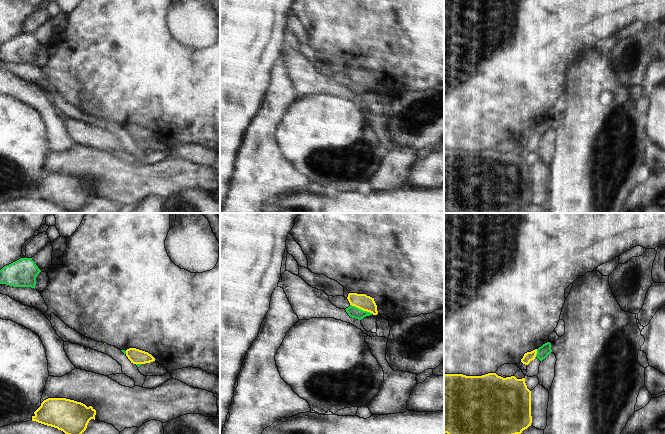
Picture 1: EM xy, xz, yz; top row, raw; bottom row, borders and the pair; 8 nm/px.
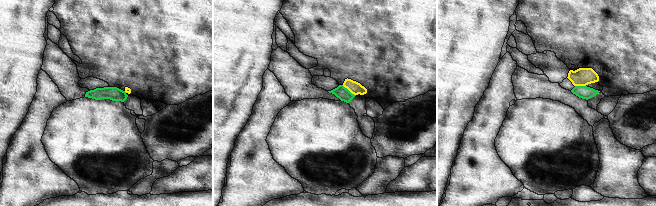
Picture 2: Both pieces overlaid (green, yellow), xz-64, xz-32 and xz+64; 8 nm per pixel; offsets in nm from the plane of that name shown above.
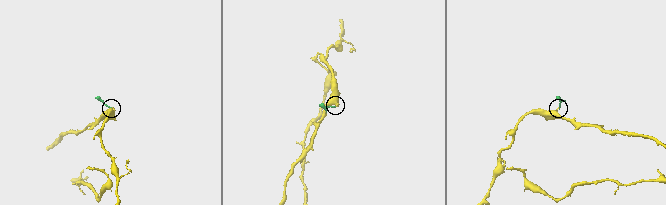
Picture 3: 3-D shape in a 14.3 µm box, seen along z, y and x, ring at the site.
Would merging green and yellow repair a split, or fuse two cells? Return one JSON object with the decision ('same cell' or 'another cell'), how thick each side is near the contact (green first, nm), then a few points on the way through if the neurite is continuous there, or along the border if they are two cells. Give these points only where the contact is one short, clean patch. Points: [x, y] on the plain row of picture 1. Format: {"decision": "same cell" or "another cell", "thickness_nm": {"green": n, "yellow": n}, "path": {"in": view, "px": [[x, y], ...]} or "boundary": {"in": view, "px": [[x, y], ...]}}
{"decision": "another cell", "thickness_nm": {"green": 90, "yellow": 130}, "boundary": {"in": "xz", "px": [[350, 80], [372, 89]]}}

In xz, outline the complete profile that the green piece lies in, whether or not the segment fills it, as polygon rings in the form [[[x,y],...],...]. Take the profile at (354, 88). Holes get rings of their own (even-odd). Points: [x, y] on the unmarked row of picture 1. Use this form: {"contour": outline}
{"contour": [[[350,81],[348,84],[345,85],[348,91],[352,94],[361,96],[366,92],[372,91],[372,89],[363,87],[355,82]]]}

